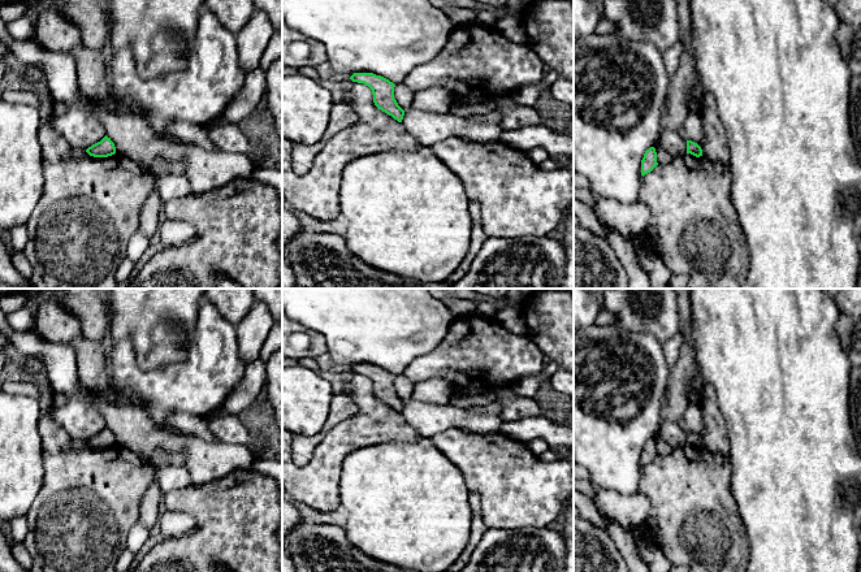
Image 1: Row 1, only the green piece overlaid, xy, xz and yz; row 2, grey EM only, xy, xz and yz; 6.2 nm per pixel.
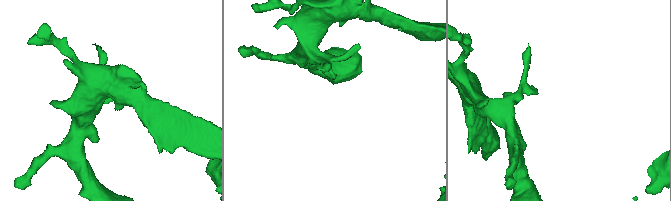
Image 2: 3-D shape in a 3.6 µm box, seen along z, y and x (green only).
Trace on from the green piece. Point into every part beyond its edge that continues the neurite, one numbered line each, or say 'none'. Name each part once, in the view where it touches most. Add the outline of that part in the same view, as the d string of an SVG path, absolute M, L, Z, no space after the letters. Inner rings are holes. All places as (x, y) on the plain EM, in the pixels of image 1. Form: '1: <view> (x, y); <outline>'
none

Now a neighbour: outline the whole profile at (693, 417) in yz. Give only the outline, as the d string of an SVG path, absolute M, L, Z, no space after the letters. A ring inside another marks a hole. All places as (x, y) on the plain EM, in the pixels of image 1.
M689 403L688 408L684 412L683 420L685 422L685 432L692 432L700 438L704 434L704 415L700 404Z

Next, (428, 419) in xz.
M414 399L404 402L402 417L421 438L432 438L447 429L493 434L498 433L503 422L499 415L476 413L471 408L460 408L450 403L424 403Z

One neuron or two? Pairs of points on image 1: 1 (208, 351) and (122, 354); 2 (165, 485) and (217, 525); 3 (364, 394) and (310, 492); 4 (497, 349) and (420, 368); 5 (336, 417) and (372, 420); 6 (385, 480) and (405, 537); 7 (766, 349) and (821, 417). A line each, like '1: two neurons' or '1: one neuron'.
1: one neuron
2: two neurons
3: one neuron
4: one neuron
5: two neurons
6: one neuron
7: one neuron

